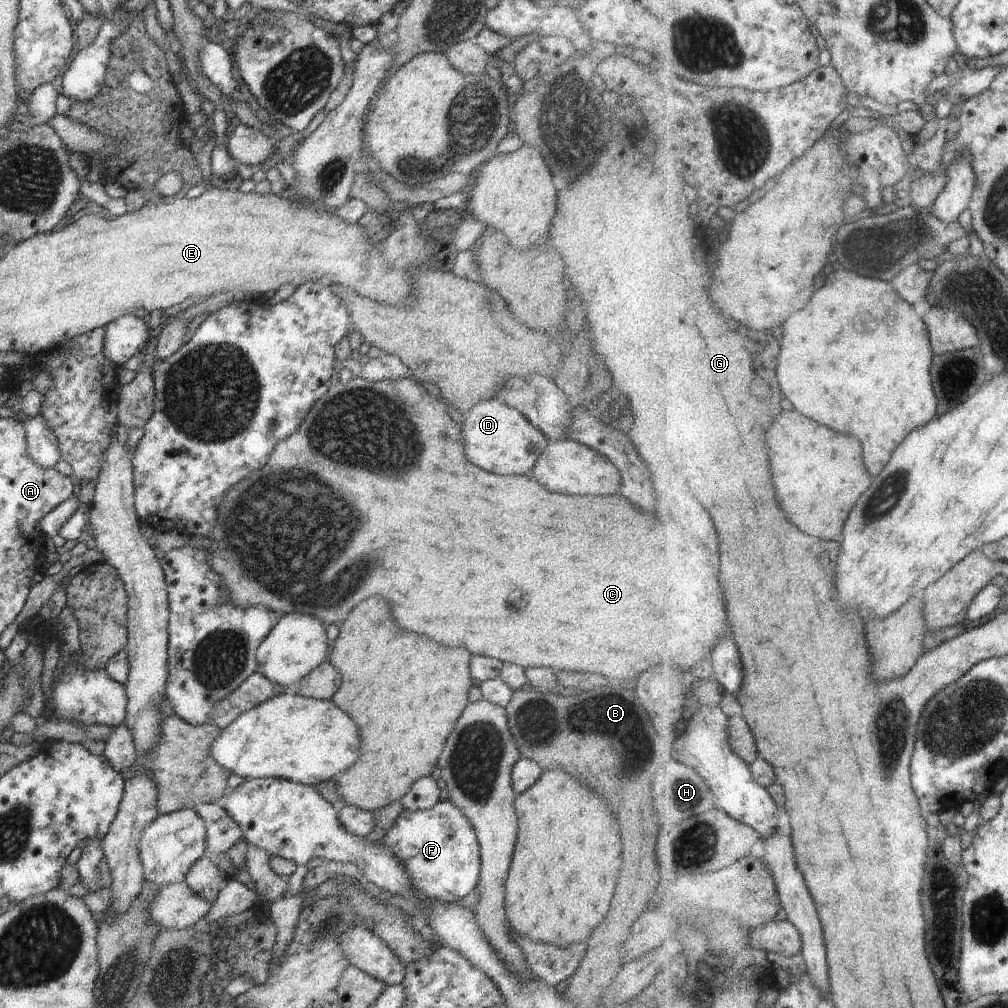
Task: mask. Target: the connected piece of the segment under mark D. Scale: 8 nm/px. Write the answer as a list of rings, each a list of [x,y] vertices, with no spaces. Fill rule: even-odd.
[[[494,398],[472,406],[459,425],[466,458],[478,468],[494,474],[528,474],[540,452],[550,443],[518,410]]]

